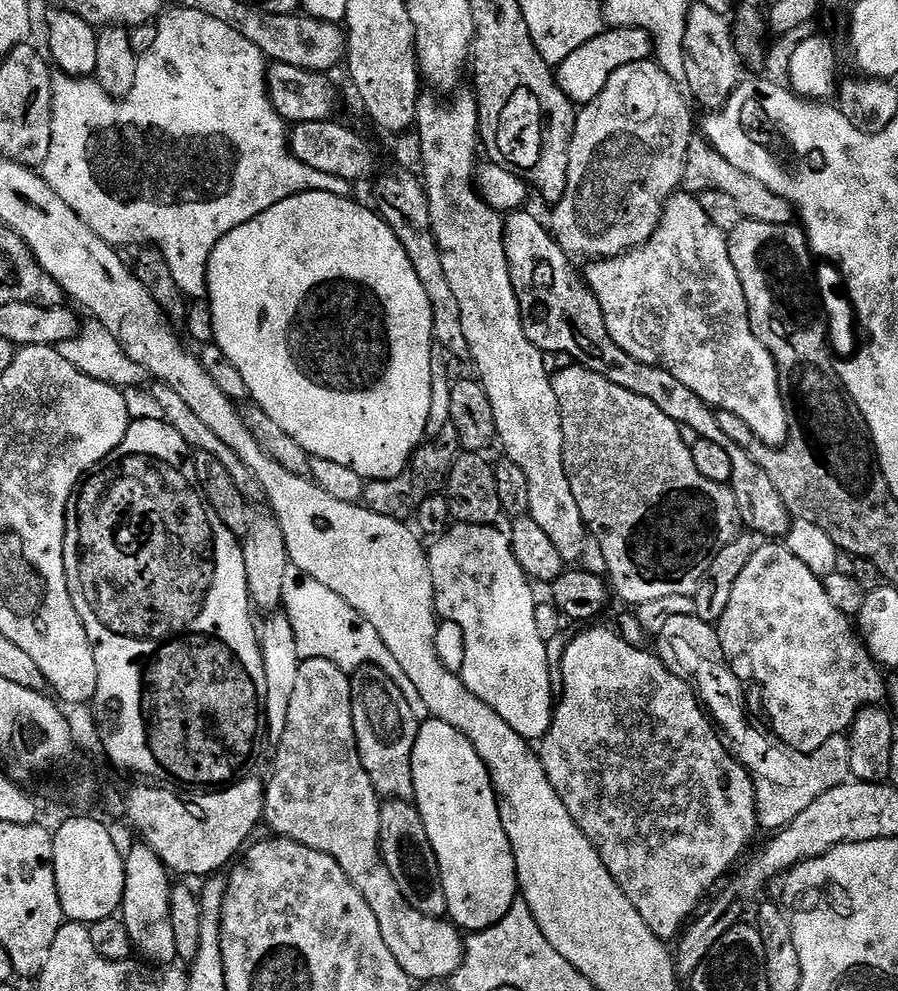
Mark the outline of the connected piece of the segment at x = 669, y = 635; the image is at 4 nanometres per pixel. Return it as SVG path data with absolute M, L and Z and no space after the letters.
M694 616L670 618L660 632L655 633L655 655L674 675L687 680L700 697L700 703L706 709L715 727L725 735L743 733L747 729L744 716L744 688L738 677L732 673L733 665L724 657L720 645L719 631L713 625L702 622Z

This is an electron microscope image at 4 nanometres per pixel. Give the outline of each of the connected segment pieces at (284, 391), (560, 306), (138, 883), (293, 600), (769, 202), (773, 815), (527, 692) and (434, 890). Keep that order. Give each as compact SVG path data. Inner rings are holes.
M295 192L290 198L278 202L278 206L270 206L270 210L266 210L262 214L250 218L250 222L230 230L230 234L226 234L216 243L208 263L208 295L206 297L212 306L214 342L220 347L222 354L226 354L228 361L234 366L238 366L238 374L242 374L242 382L246 382L251 403L266 410L266 414L270 414L270 418L274 418L274 422L278 422L278 426L282 426L282 430L286 430L286 434L290 434L290 438L294 438L294 442L298 442L298 446L302 446L302 450L306 450L309 457L330 458L330 462L339 462L342 466L350 466L350 470L354 470L354 474L358 474L366 482L389 480L402 474L409 467L408 459L415 452L417 455L418 449L425 443L428 419L430 418L430 382L432 381L432 353L434 351L430 298L426 298L426 290L422 290L422 282L418 282L418 274L414 274L414 266L410 266L410 258L406 258L406 250L402 250L402 242L398 242L394 230L390 230L390 226L380 217L379 212L371 207L368 208L355 204L348 196L335 196L329 192Z
M528 211L509 212L504 222L504 245L510 266L510 282L520 303L520 317L526 338L530 338L530 342L534 342L534 346L538 346L545 354L558 351L569 353L579 367L594 370L602 374L602 378L614 382L614 386L622 386L630 390L630 394L638 394L638 398L654 402L654 406L658 406L658 410L662 410L666 418L679 424L681 429L689 433L697 432L695 435L699 439L722 446L722 450L730 454L734 477L730 487L736 496L740 524L760 538L787 537L793 517L788 515L782 494L778 494L778 486L770 482L770 474L766 474L766 470L762 470L762 466L758 466L758 462L754 462L746 449L738 446L738 442L730 442L730 438L726 438L722 426L718 426L712 405L698 398L698 394L694 394L690 386L682 386L682 382L678 382L678 378L674 378L674 374L666 370L638 362L616 345L614 338L610 338L606 330L606 318L602 314L598 298L589 290L587 283L580 282L576 288L576 276L572 273L573 261L562 250L545 221L543 224L534 213Z
M136 842L132 849L127 849L124 857L126 870L126 890L122 905L122 919L126 930L130 930L130 942L137 953L159 966L172 966L177 963L174 946L174 930L170 926L170 894L174 887L170 873L158 854L147 843Z
M290 566L286 570L286 579L282 581L282 612L290 626L294 626L294 642L301 660L326 658L326 662L334 662L334 666L349 674L368 664L381 668L396 680L398 690L406 694L406 702L410 702L414 718L421 722L429 719L426 702L422 702L414 682L410 682L402 666L398 666L394 654L386 650L386 642L378 638L378 630L374 630L374 626L370 626L370 622L366 622L366 618L362 618L346 598L338 598L330 586L322 586L318 578L310 578L302 570Z
M693 138L690 142L690 150L686 154L682 188L689 194L699 194L710 190L722 190L722 194L730 194L738 210L742 210L745 220L770 222L770 226L791 224L794 220L794 209L791 204L778 198L770 190L766 190L762 182L754 182L754 178L738 170L738 166L726 162L726 158L722 158L722 154L718 154L718 150L714 150L714 146L703 138Z
M847 735L830 737L821 748L811 754L796 752L792 748L787 748L785 744L772 740L767 745L763 744L742 749L738 752L738 758L752 773L753 779L758 781L757 823L761 829L769 828L769 833L775 834L790 822L794 822L794 818L798 818L798 814L802 814L802 810L806 810L810 802L826 794L826 790L834 790L834 786L842 786L852 780ZM760 746L761 748L756 748ZM775 800L780 804L772 804Z
M453 523L448 531L442 536L437 536L431 541L427 549L430 570L434 578L434 594L436 595L436 615L441 621L453 620L460 627L460 636L464 639L464 661L458 667L458 675L463 680L464 685L470 690L470 694L477 696L490 710L502 718L502 722L510 725L510 730L517 732L523 740L529 742L539 742L544 739L544 735L550 730L552 725L552 714L554 711L554 692L552 696L552 684L554 688L554 668L548 665L548 648L544 645L544 640L540 637L540 624L536 621L536 596L532 593L533 585L528 579L528 575L518 566L518 558L514 558L512 553L512 541L507 531L499 532L499 527L490 524L462 524Z
M384 800L378 818L378 838L380 856L386 870L390 870L394 886L402 890L402 898L406 898L414 910L422 910L424 916L447 917L448 903L446 890L442 890L438 858L434 854L434 846L430 846L422 814L416 809L415 803L410 800Z

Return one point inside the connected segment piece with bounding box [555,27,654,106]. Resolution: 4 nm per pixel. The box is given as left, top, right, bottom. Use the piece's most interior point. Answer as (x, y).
(583, 76)

